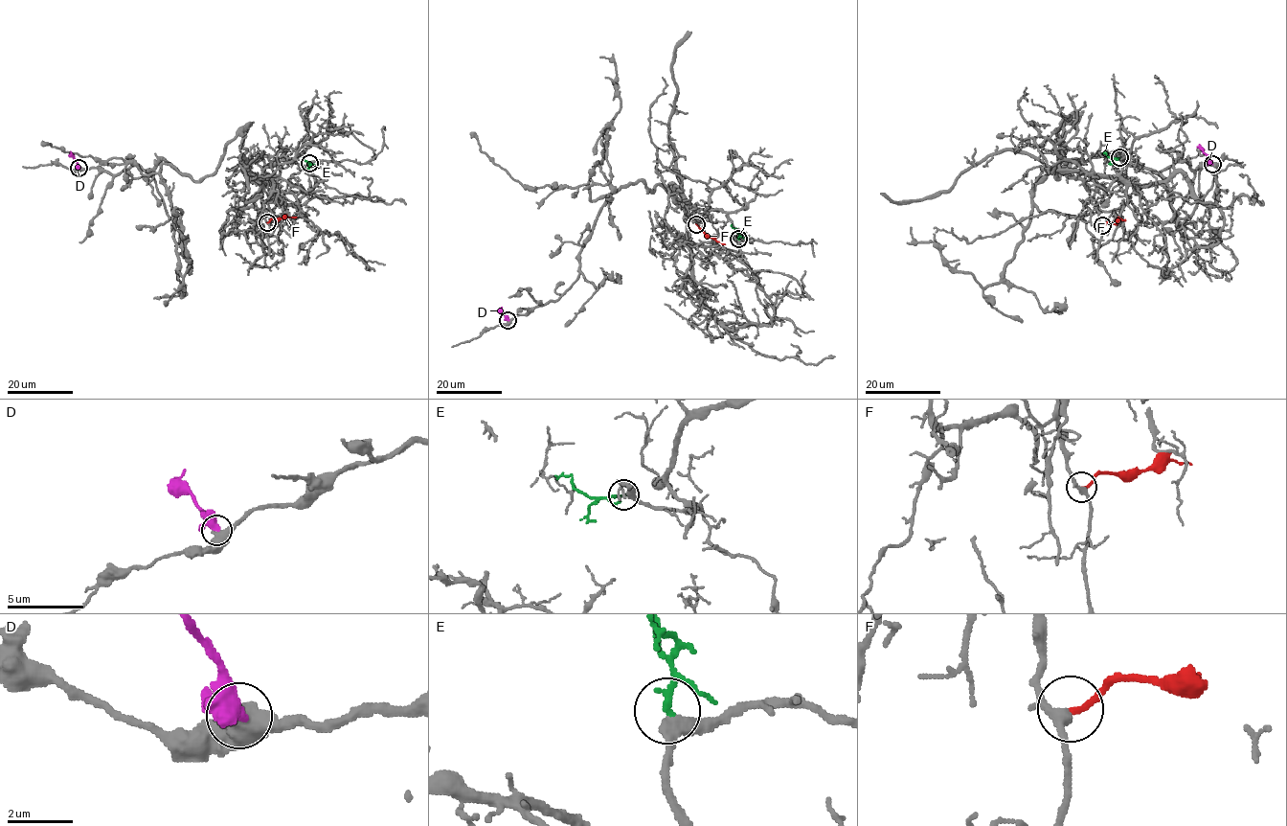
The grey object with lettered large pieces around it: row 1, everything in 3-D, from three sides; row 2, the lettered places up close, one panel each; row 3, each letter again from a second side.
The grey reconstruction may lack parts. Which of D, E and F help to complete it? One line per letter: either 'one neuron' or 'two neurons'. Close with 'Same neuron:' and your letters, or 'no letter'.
D: one neuron
E: one neuron
F: two neurons
Same neuron: D, E

